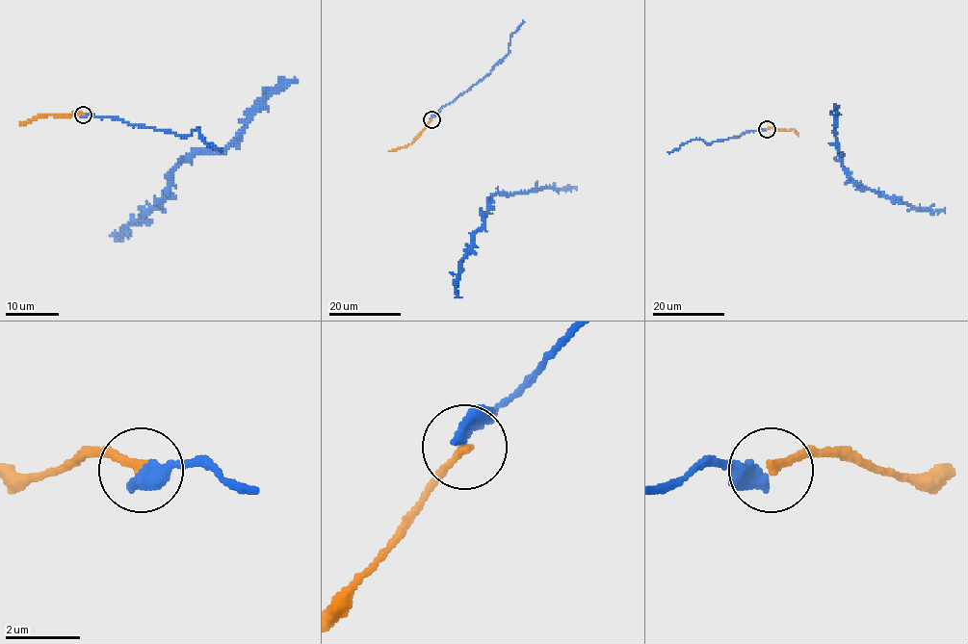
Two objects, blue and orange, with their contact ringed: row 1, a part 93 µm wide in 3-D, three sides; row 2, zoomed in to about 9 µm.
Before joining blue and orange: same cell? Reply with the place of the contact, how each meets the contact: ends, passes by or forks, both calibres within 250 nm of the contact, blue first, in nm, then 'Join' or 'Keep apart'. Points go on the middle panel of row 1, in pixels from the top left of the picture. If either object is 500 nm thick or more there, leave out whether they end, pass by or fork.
Place: (431, 119). At the ring blue ends. At the ring orange ends. Thickness 440 nm (blue) against 240 nm. Join

